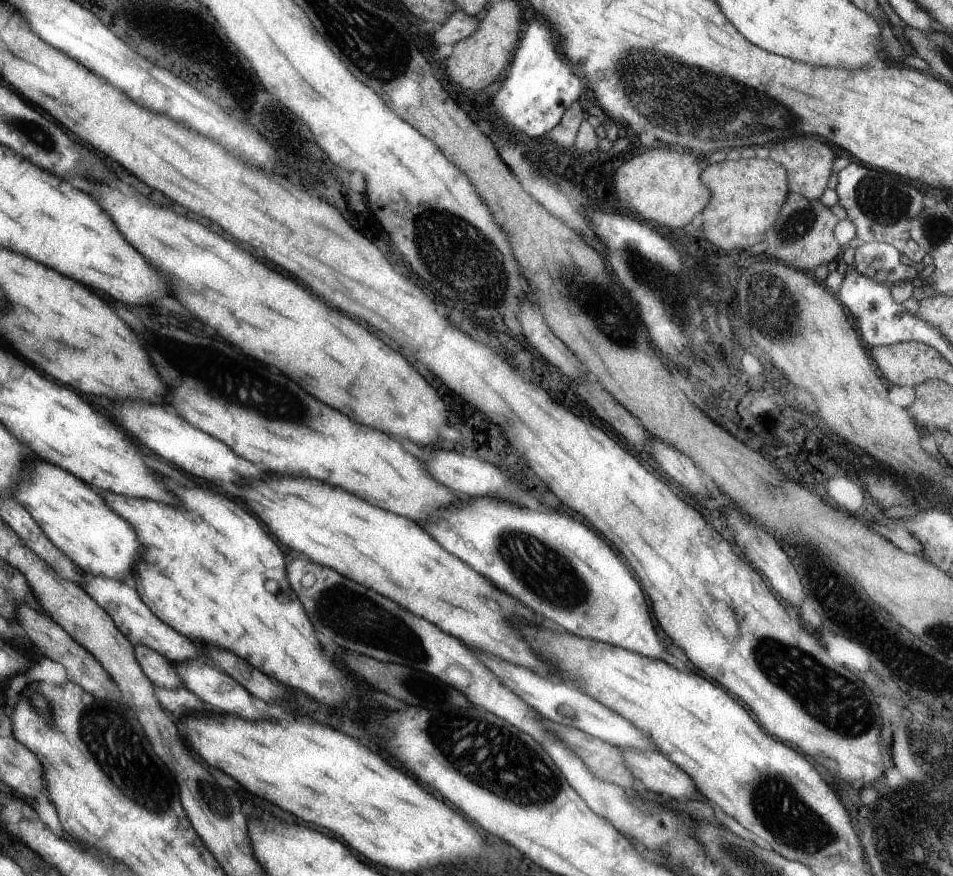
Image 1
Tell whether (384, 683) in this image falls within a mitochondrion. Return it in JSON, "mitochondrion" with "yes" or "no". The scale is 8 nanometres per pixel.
{"mitochondrion":"no"}

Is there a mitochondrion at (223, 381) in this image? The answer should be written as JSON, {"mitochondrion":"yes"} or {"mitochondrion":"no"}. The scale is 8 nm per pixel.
{"mitochondrion":"yes"}

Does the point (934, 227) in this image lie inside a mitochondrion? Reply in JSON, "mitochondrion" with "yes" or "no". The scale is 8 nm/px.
{"mitochondrion":"yes"}

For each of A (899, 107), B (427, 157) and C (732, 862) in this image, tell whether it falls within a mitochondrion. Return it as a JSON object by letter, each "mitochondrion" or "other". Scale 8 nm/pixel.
{"A":"other","B":"other","C":"mitochondrion"}

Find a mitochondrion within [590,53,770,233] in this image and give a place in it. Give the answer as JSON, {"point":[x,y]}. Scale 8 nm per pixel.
{"point":[667,93]}

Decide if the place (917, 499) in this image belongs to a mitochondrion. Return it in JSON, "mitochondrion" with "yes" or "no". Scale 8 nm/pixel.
{"mitochondrion":"no"}

